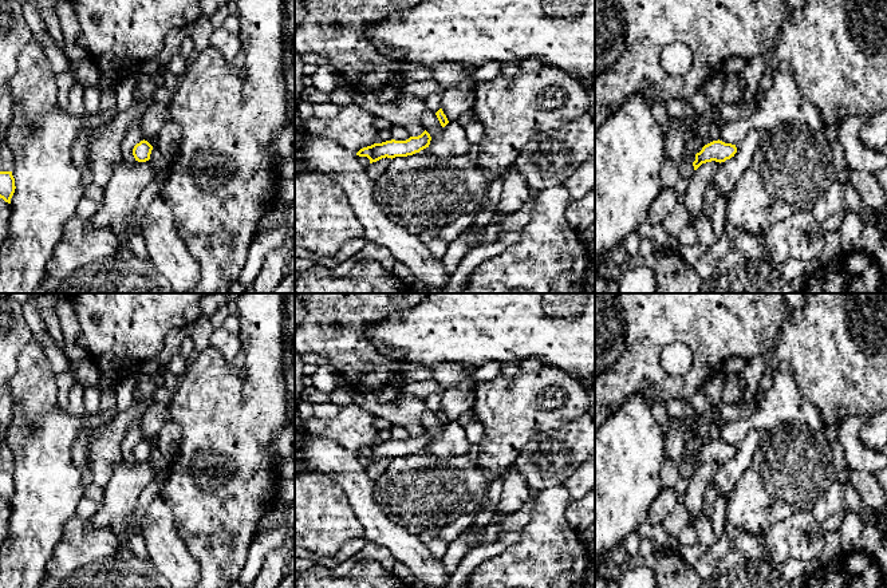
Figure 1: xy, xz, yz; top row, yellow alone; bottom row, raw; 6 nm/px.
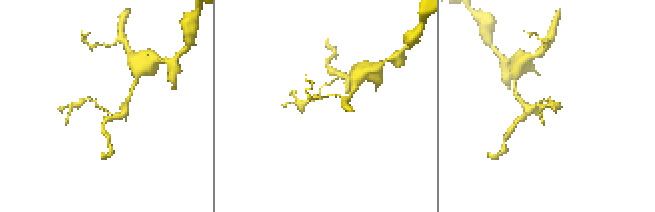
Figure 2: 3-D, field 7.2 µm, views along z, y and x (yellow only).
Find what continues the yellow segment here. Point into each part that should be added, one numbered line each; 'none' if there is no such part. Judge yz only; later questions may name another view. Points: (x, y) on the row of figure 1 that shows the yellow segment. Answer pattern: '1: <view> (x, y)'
none

